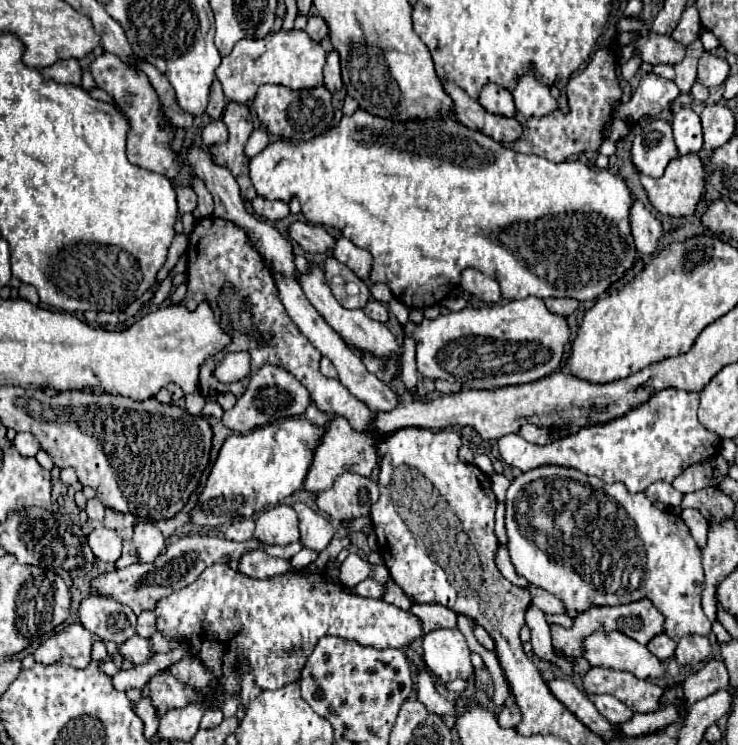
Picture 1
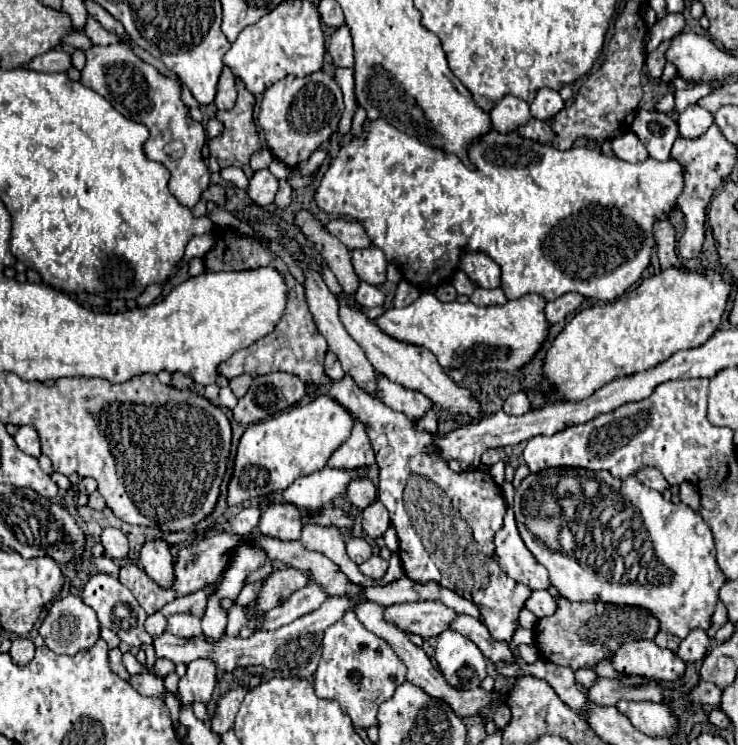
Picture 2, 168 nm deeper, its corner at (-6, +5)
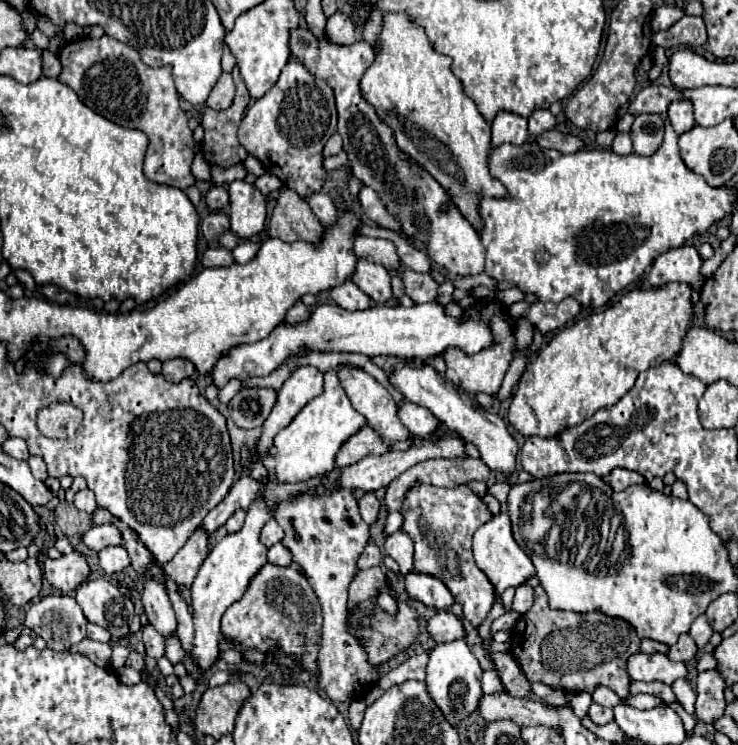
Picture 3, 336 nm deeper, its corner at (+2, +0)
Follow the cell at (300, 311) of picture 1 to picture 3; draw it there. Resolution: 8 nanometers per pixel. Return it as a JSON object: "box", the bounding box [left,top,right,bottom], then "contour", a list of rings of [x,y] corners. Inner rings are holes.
{"box":[398,400,438,438],"contour":[[[402,400],[398,402],[398,418],[400,422],[410,430],[412,436],[426,438],[438,428],[438,420],[432,416],[432,412],[424,406],[418,406],[414,402]]]}

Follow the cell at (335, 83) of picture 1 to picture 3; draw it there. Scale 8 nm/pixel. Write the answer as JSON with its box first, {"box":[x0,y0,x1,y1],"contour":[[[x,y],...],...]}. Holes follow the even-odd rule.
{"box":[326,12,360,46],"contour":[[[336,12],[332,18],[328,18],[326,38],[332,44],[338,44],[338,46],[350,46],[350,44],[360,40],[360,32],[356,30],[350,16],[346,16],[342,12]]]}

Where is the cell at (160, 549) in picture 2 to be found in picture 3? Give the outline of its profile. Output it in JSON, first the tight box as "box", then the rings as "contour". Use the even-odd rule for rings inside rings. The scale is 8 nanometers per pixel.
{"box":[142,576,176,634],"contour":[[[146,576],[142,590],[142,604],[148,616],[148,622],[162,634],[170,634],[176,630],[176,616],[172,604],[168,600],[168,592],[160,580],[154,576]]]}

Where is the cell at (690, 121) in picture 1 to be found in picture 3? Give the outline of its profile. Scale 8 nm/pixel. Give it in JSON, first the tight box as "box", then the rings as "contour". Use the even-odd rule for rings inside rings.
{"box":[668,102,696,134],"contour":[[[672,102],[668,108],[668,118],[676,130],[676,134],[684,134],[696,126],[694,122],[694,110],[690,102]]]}

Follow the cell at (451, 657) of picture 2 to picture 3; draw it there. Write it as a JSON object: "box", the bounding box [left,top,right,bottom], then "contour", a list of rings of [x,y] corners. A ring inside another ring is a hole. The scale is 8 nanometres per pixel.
{"box":[426,640,482,726],"contour":[[[452,640],[446,644],[438,644],[430,652],[428,676],[426,676],[428,694],[438,704],[438,708],[444,712],[446,720],[452,722],[452,726],[458,726],[466,716],[470,716],[476,710],[478,700],[482,696],[480,680],[482,680],[482,668],[464,640]]]}

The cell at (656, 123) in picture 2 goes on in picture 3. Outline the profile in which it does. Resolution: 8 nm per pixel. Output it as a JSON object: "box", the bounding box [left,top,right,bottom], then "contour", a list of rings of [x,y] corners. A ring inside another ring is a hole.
{"box":[630,114,664,156],"contour":[[[640,114],[632,128],[630,128],[630,136],[634,142],[634,152],[640,156],[652,156],[664,138],[664,124],[662,124],[662,116],[658,114]]]}

